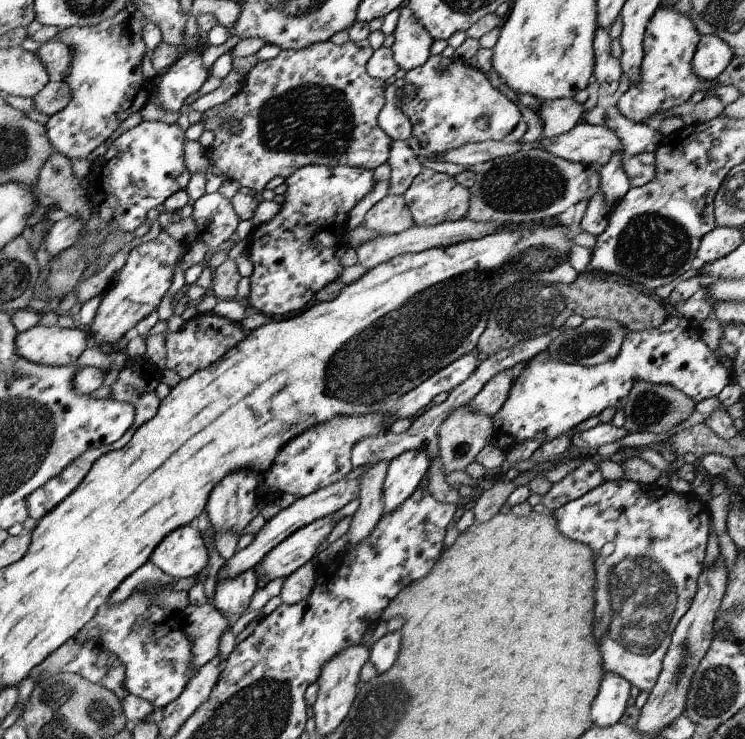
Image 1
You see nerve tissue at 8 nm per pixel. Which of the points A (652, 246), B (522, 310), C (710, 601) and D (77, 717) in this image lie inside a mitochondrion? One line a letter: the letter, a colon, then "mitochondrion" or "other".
A: mitochondrion
B: mitochondrion
C: other
D: mitochondrion

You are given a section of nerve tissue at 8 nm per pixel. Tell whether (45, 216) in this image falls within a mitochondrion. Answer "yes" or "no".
no

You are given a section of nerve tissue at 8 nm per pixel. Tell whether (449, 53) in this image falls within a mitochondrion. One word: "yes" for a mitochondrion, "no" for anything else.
no

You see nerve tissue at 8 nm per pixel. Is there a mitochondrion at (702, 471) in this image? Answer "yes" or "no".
no

